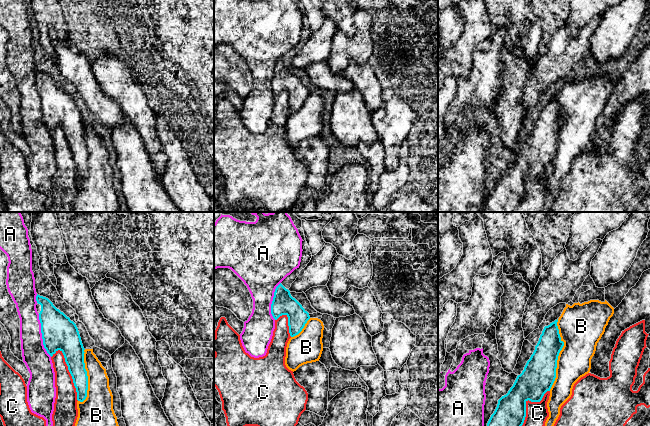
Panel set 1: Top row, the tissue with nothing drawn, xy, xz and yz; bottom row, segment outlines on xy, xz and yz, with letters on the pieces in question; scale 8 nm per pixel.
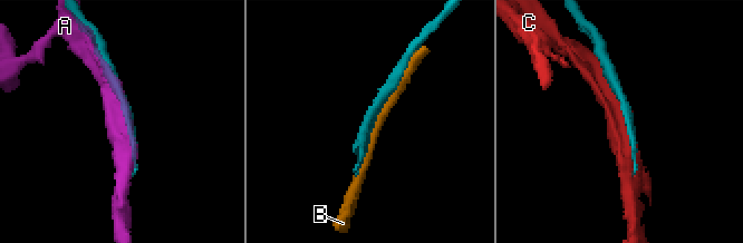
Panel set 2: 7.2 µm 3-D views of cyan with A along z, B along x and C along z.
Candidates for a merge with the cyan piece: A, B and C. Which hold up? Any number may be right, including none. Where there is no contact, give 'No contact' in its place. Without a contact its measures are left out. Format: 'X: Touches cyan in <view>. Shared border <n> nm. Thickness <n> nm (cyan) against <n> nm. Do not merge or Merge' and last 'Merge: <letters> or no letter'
A: Touches cyan in xy. Shared border 360 nm. Thickness 280 nm (cyan) against 200 nm. Do not merge
B: Touches cyan in yz. Shared border 600 nm. Thickness 260 nm (cyan) against 300 nm. Do not merge
C: Touches cyan in xy. Shared border 440 nm. Thickness 180 nm (cyan) against 180 nm. Do not merge
Merge: no letter

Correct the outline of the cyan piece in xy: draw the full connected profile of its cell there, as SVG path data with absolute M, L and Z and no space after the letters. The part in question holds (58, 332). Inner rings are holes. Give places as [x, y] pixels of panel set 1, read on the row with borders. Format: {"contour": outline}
{"contour": "M37 294L36 301L41 305L39 320L43 345L52 357L60 350L65 358L77 392L77 400L87 397L88 376L84 363L84 347L76 324L57 309L46 297Z"}

